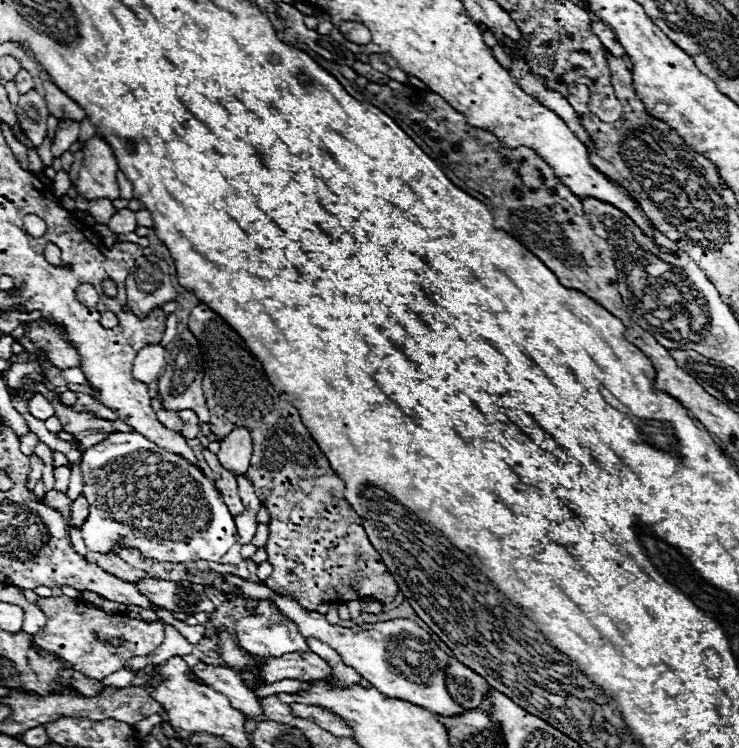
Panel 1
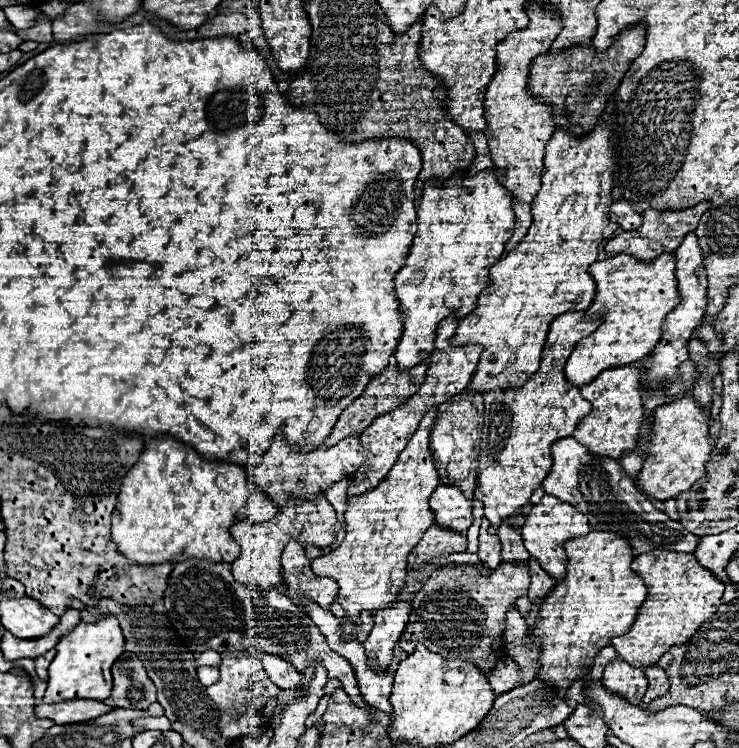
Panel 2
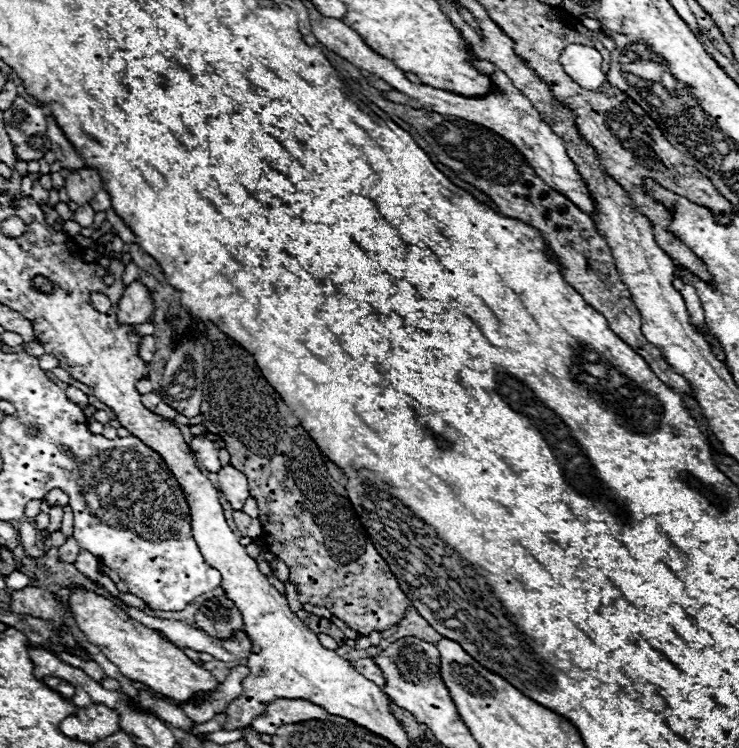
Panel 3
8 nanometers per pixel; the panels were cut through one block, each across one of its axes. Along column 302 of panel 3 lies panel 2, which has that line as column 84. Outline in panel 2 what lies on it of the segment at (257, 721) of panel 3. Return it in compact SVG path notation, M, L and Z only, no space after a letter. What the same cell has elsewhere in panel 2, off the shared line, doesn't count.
M68 700L60 704L38 704L36 716L38 718L50 718L54 724L78 724L92 720L96 716L102 716L114 708L106 706L98 700Z

